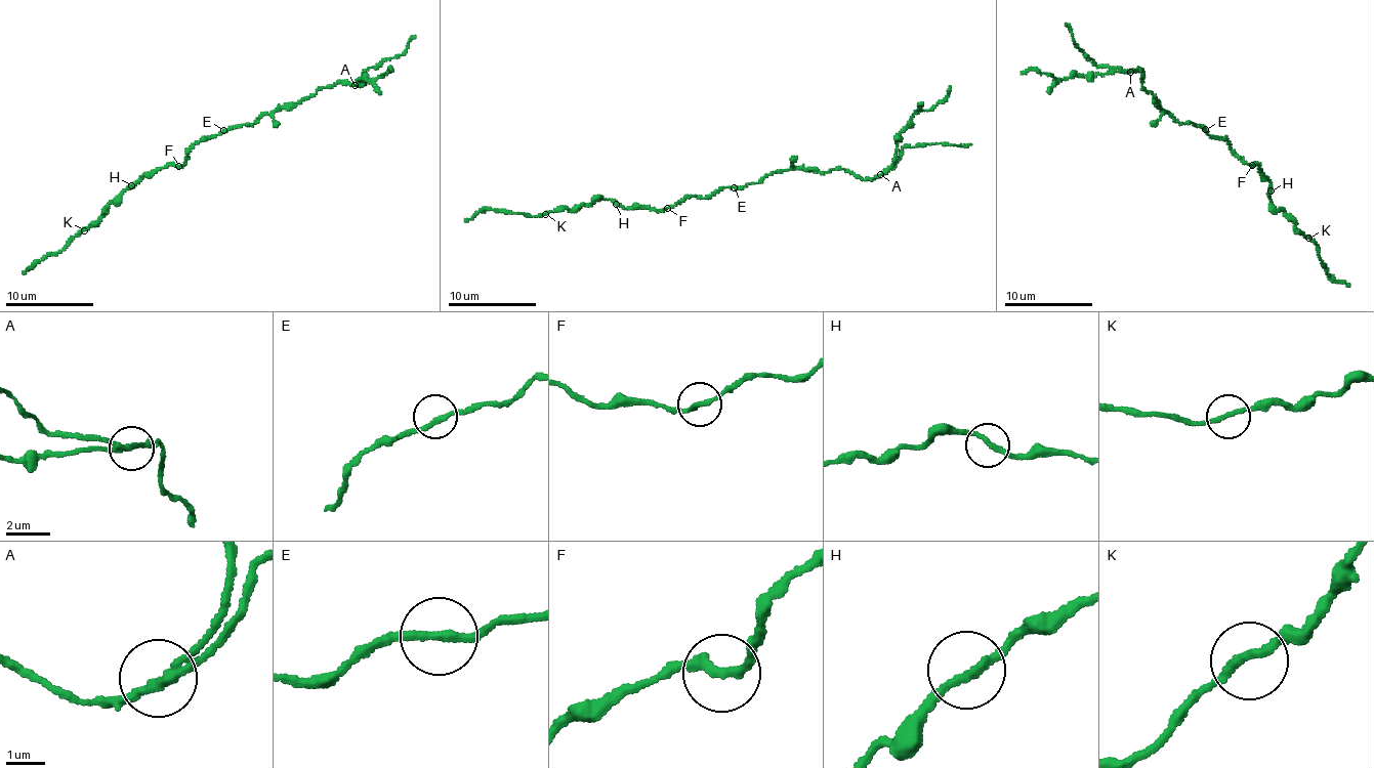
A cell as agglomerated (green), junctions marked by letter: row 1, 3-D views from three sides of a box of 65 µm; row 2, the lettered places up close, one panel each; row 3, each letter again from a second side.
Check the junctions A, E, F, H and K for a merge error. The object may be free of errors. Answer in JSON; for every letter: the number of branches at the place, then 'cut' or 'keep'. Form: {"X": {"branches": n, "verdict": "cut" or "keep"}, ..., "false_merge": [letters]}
{"A": {"branches": 2, "verdict": "cut"}, "E": {"branches": 2, "verdict": "keep"}, "F": {"branches": 2, "verdict": "keep"}, "H": {"branches": 2, "verdict": "keep"}, "K": {"branches": 2, "verdict": "keep"}, "false_merge": ["A"]}

